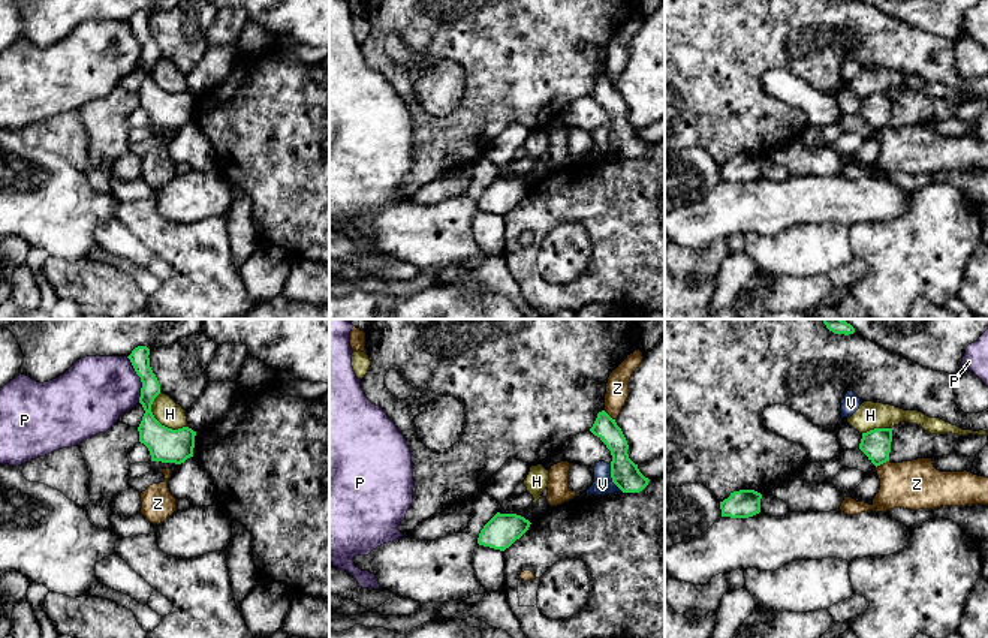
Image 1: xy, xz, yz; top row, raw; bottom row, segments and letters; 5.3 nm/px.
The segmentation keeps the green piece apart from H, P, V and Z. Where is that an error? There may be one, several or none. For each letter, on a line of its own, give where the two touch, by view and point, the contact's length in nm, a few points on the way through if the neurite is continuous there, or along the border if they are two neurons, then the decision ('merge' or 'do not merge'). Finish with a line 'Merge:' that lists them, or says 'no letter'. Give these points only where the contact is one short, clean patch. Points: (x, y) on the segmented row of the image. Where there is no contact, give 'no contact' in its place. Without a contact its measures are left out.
H: meets green in xy at (157, 421); contact 240 nm long; border along xy (159, 393), (151, 405), (151, 414), (168, 427), (187, 427); do not merge
P: meets green in xy at (141, 379); contact 260 nm long; border along xy (126, 357), (141, 382), (139, 402); do not merge
V: meets green in xz at (611, 477); contact 160 nm long; do not merge
Z: meets green in yz at (882, 463); contact 80 nm long; do not merge
Merge: no letter

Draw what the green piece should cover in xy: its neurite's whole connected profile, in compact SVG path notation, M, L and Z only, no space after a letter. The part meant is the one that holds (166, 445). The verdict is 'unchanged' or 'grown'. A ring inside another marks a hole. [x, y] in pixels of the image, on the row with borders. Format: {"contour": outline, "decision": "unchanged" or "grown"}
{"contour": "M138 346L127 356L142 382L139 403L145 413L138 427L139 442L148 448L151 461L181 464L193 457L196 431L189 427L172 430L154 418L151 404L160 394L160 383L150 367L148 355L147 346Z", "decision": "unchanged"}

